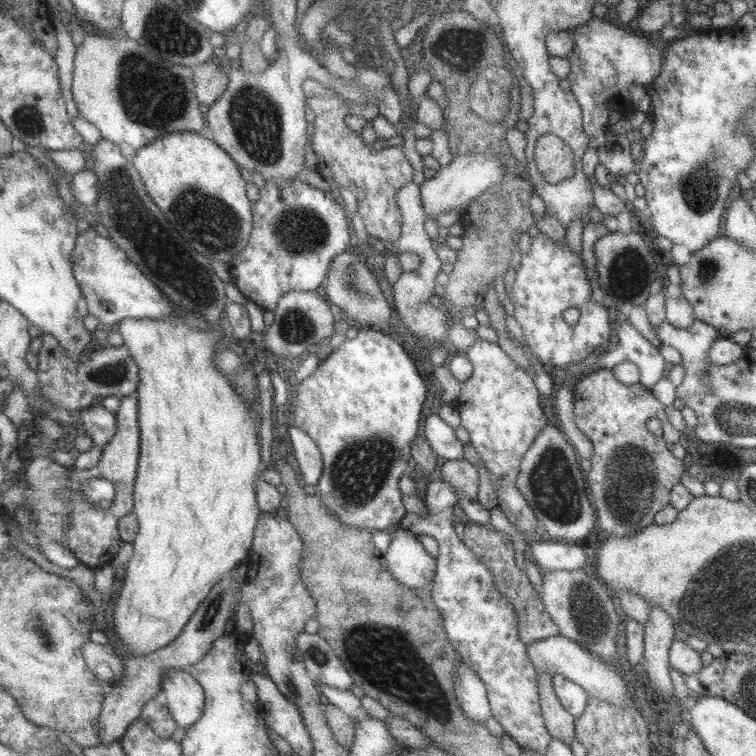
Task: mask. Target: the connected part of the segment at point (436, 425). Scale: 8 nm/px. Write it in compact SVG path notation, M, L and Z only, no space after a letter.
M439 414L426 417L424 436L437 456L446 460L463 460L465 458L465 444L457 438L455 429Z

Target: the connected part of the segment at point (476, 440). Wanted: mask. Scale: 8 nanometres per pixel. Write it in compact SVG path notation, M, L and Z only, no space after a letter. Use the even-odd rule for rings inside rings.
M478 339L474 346L467 350L467 356L471 359L474 366L474 372L469 380L462 383L462 393L458 398L456 405L462 416L462 426L470 435L471 445L480 455L480 459L490 472L490 479L493 482L502 484L502 488L497 490L498 505L503 514L508 518L509 522L519 530L519 534L523 534L528 541L553 541L554 539L546 531L544 535L537 535L535 528L540 523L537 518L536 511L529 504L526 496L521 492L516 484L521 474L521 463L525 460L525 453L529 452L533 443L540 438L541 434L548 428L547 414L545 414L545 399L540 390L537 388L536 382L529 371L524 367L520 367L511 356L498 344L489 342L489 340Z

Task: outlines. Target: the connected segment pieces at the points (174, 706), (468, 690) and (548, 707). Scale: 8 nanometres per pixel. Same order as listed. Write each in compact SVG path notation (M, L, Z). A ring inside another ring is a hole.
M172 671L163 684L168 708L178 726L184 730L193 727L205 713L204 687L187 671Z
M461 662L456 668L456 696L469 718L478 724L485 724L492 714L487 684L472 668Z
M540 673L540 704L550 734L571 745L574 740L574 716L563 707L554 686L553 675Z

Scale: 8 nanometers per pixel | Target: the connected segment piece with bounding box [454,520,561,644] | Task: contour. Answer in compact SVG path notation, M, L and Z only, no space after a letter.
M454 520L454 522L456 531L460 534L464 543L473 550L477 557L481 559L481 562L489 567L489 570L492 570L497 589L515 605L522 639L527 644L533 644L533 642L539 642L539 640L549 638L549 636L561 635L561 627L553 620L546 609L543 596L539 595L537 588L531 584L531 580L529 580L525 571L517 566L517 558L515 558L517 554L515 554L515 546L513 546L511 538L501 531L494 530L490 524L481 525L463 520Z

